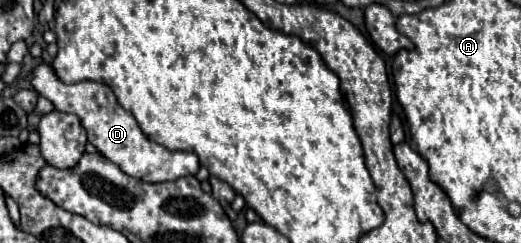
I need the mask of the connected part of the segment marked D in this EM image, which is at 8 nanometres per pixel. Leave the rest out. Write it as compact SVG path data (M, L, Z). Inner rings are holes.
M40 62L32 68L32 86L38 96L48 98L56 110L76 114L88 132L88 142L128 176L144 182L172 182L184 176L194 176L200 170L200 162L194 152L170 152L164 146L148 140L142 134L136 118L116 102L114 92L106 84L92 80L64 84L50 64Z

